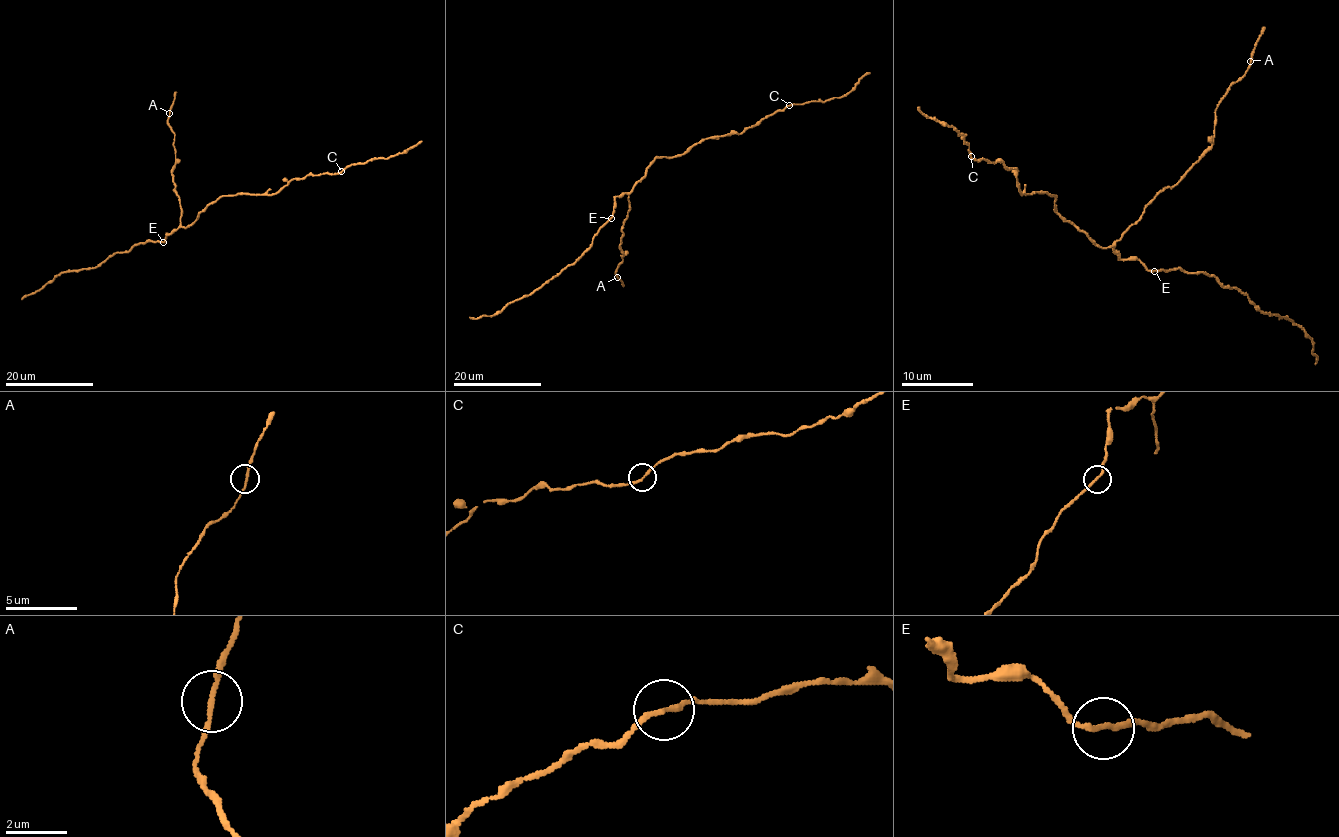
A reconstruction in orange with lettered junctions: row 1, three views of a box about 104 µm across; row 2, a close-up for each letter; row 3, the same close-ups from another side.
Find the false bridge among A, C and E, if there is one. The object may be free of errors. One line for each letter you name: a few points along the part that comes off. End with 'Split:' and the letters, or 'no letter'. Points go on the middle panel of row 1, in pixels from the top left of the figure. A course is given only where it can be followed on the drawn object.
C: (789, 105), (843, 96), (870, 72)
Split: C

